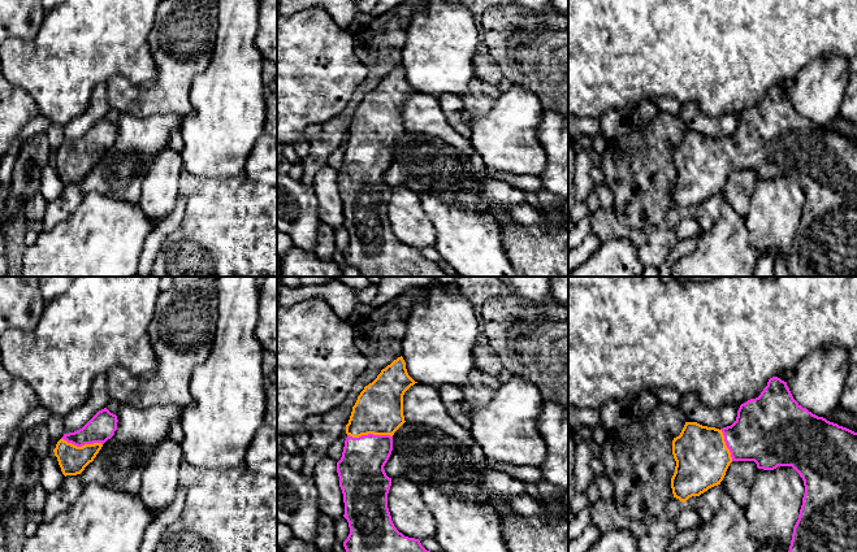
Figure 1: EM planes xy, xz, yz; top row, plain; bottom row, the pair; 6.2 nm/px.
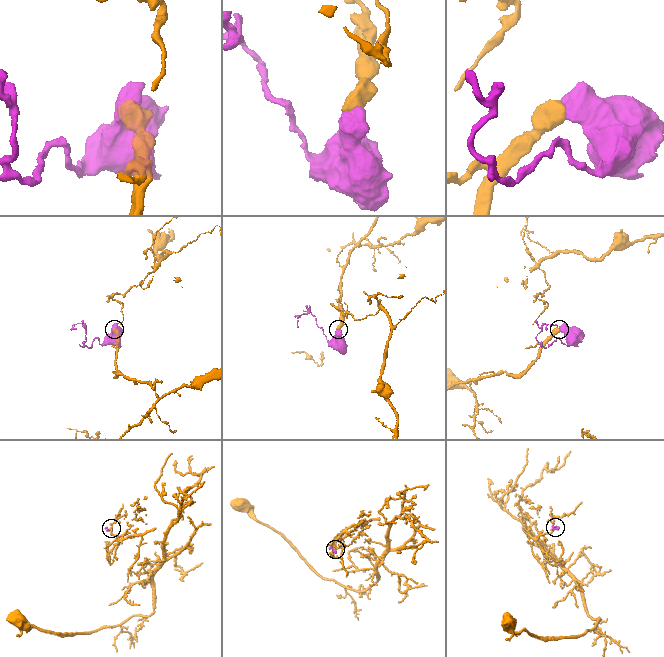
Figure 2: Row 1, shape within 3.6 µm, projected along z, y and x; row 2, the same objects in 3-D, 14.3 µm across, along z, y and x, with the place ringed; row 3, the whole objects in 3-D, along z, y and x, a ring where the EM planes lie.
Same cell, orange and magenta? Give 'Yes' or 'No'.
Yes

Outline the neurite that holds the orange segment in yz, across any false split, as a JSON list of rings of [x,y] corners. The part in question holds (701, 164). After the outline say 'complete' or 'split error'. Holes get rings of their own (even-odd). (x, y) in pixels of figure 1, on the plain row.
[[[778,86],[770,87],[758,107],[740,114],[736,130],[731,135],[719,139],[685,131],[680,144],[672,149],[672,164],[676,175],[671,197],[674,207],[683,212],[720,194],[732,170],[754,170],[757,177],[763,179],[792,175],[804,190],[805,203],[785,265],[789,275],[857,277],[857,142],[802,117],[793,108],[787,91]]]; split error

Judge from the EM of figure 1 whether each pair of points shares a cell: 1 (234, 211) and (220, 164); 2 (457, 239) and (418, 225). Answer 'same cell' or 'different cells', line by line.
1: different cells
2: different cells

